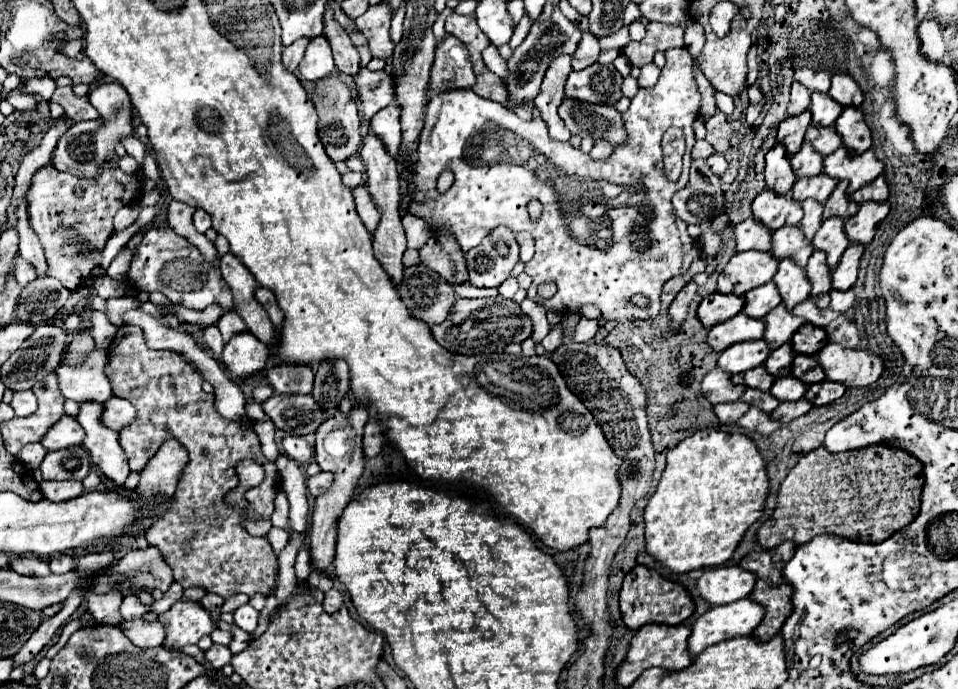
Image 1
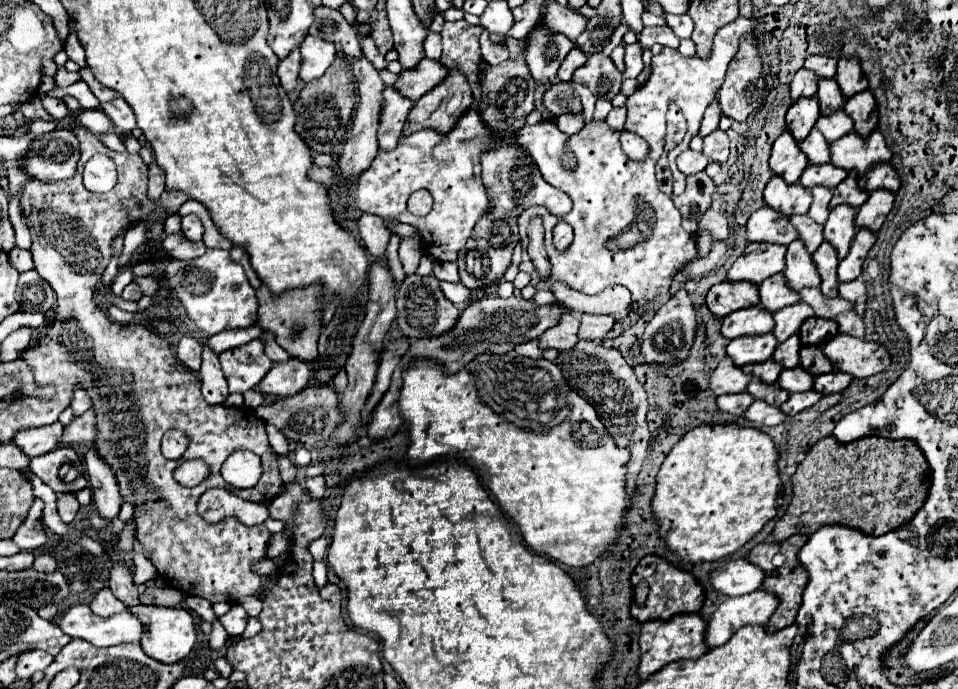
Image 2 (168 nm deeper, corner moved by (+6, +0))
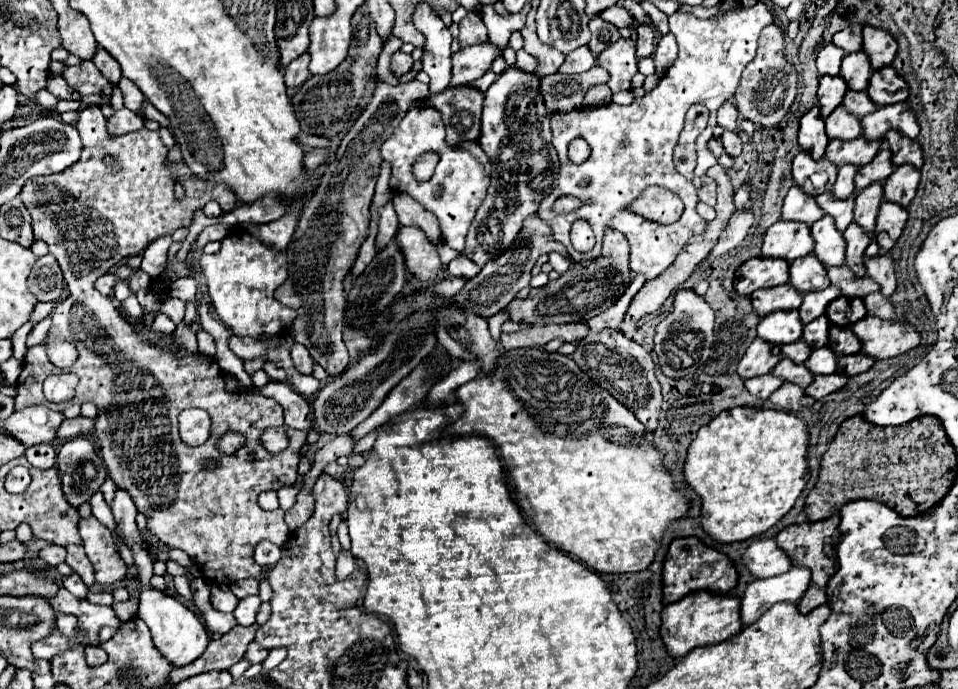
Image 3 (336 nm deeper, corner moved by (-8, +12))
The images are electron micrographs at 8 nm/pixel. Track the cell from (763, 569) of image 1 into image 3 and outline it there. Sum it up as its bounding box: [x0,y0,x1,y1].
[776,515,840,613]

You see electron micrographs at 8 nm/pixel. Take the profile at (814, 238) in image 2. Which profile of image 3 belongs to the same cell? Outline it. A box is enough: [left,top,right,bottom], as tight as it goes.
[816,191,856,231]

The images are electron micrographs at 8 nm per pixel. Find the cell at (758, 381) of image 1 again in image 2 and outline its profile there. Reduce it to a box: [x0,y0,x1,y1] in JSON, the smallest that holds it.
[752,359,782,385]

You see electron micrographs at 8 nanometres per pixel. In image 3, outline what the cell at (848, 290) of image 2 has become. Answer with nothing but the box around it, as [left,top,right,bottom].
[864,255,896,297]

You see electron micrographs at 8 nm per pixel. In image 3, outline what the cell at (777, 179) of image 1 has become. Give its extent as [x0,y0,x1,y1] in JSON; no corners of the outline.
[798,105,828,159]

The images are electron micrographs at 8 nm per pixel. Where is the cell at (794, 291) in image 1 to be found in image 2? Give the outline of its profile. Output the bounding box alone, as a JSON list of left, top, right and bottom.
[782,239,820,291]

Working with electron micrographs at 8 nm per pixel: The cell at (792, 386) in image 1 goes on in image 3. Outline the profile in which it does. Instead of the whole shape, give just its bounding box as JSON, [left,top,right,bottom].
[804,347,838,375]

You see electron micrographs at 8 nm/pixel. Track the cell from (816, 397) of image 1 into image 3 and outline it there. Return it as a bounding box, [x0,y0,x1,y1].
[838,351,876,377]

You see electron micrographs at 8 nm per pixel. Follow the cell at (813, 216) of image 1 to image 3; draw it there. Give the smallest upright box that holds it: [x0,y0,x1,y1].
[832,165,858,199]

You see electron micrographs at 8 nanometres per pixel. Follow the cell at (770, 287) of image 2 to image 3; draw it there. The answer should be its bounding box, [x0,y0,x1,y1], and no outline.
[790,253,830,293]

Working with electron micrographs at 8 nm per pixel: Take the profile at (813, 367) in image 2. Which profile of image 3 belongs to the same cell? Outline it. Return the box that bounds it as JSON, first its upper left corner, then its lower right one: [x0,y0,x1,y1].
[828,327,862,355]

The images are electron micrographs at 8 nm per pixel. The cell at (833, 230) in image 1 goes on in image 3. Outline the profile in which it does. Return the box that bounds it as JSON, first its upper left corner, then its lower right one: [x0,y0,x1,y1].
[854,183,884,233]

